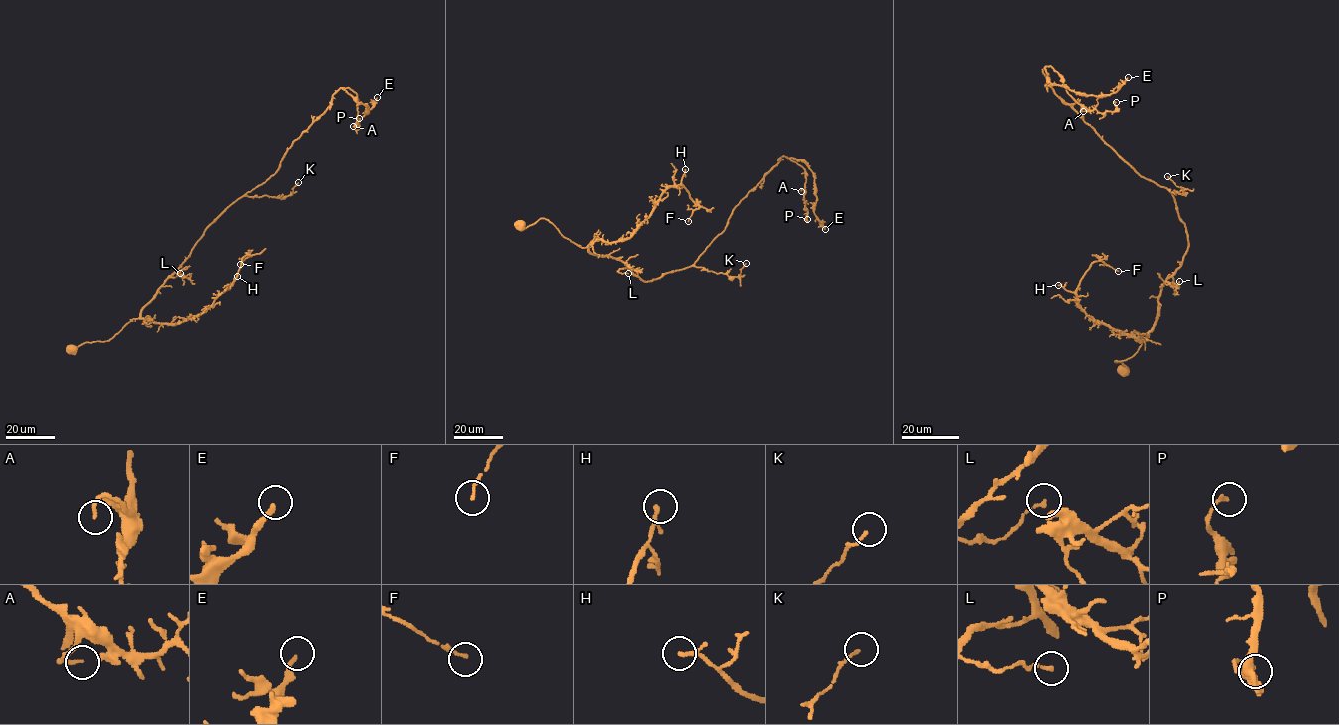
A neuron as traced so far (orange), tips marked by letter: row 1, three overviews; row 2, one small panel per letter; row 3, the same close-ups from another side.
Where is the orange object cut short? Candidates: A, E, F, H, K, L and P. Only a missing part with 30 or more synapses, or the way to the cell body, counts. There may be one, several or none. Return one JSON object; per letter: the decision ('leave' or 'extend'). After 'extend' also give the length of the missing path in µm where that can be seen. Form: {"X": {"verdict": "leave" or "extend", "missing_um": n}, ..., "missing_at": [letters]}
{"A": {"verdict": "leave"}, "E": {"verdict": "leave"}, "F": {"verdict": "leave"}, "H": {"verdict": "leave"}, "K": {"verdict": "leave"}, "L": {"verdict": "leave"}, "P": {"verdict": "leave"}, "missing_at": []}

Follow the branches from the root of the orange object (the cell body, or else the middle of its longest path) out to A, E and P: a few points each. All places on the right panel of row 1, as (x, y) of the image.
A: (1124, 369), (1115, 360), (1149, 335), (1188, 239), (1172, 193), (1056, 94), (1045, 67), (1083, 111)
E: (1124, 369), (1186, 228), (1172, 193), (1043, 69), (1087, 95), (1128, 77)
P: (1124, 369), (1115, 360), (1149, 335), (1186, 228), (1172, 193), (1125, 162), (1043, 69), (1088, 110), (1116, 102)

